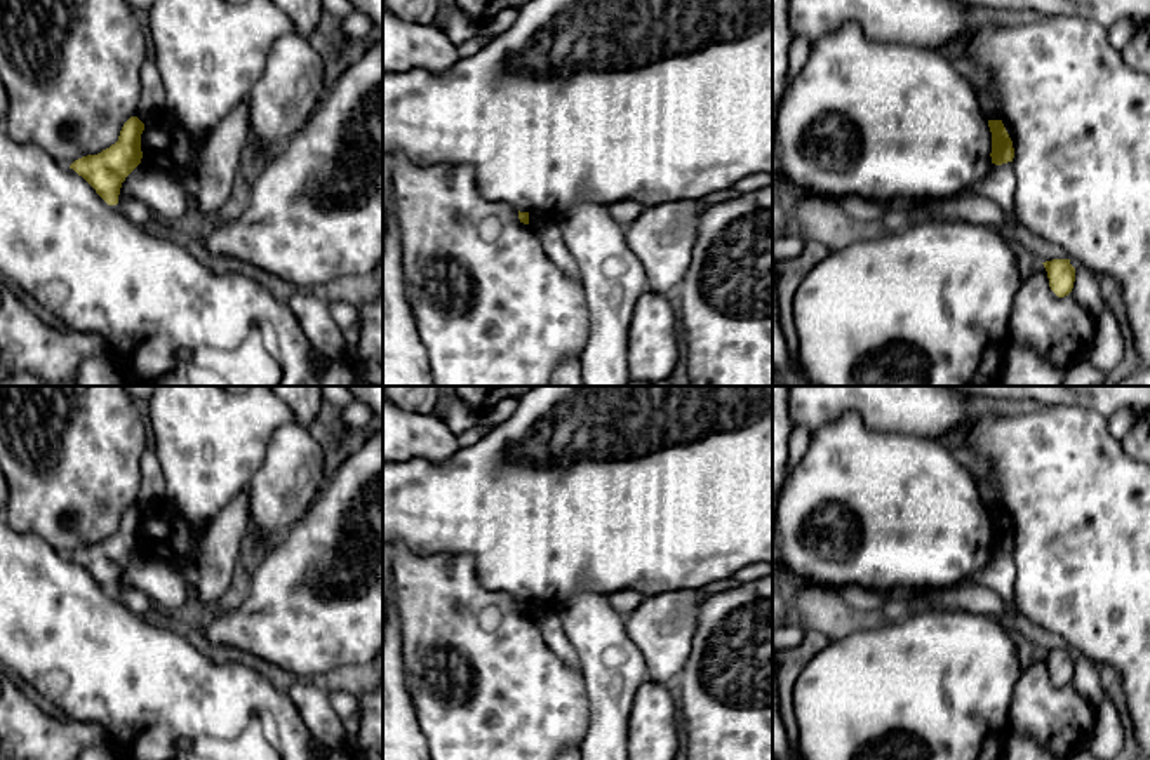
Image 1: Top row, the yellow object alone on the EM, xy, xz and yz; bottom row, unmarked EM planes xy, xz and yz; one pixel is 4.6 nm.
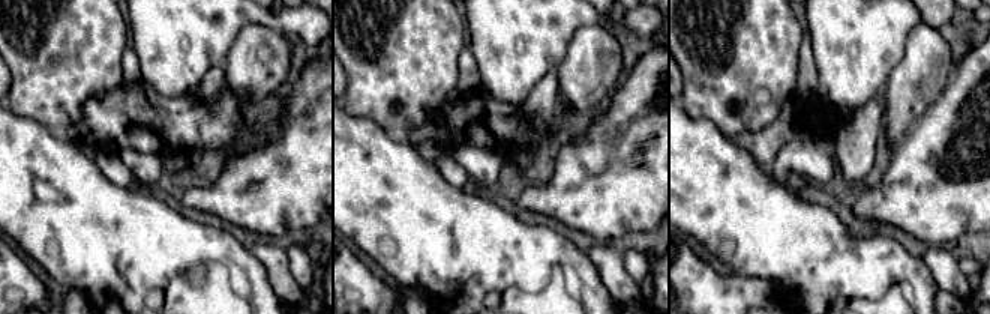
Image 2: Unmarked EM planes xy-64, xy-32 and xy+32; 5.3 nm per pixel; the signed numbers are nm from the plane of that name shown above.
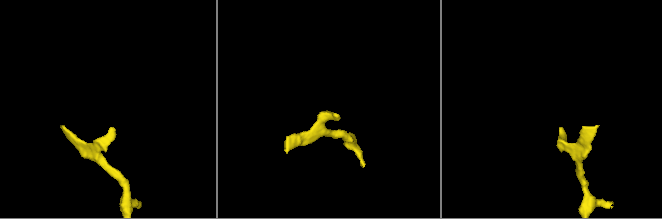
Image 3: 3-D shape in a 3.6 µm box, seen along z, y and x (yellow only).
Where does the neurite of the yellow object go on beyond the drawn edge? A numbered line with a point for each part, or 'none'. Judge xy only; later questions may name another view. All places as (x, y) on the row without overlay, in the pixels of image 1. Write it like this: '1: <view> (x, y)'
none

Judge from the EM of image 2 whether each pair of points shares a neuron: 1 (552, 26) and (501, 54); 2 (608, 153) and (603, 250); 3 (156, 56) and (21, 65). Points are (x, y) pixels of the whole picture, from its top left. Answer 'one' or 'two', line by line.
1: one
2: two
3: two

